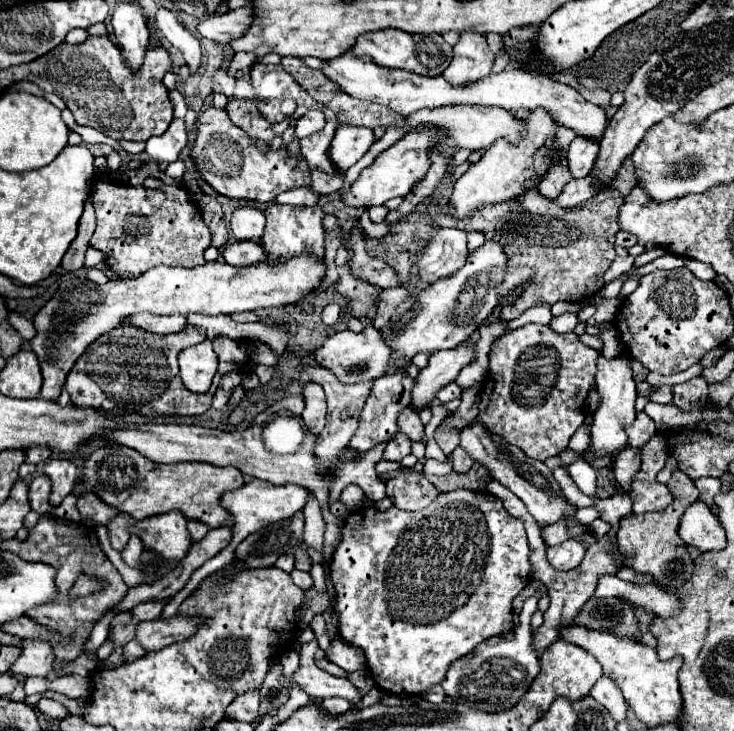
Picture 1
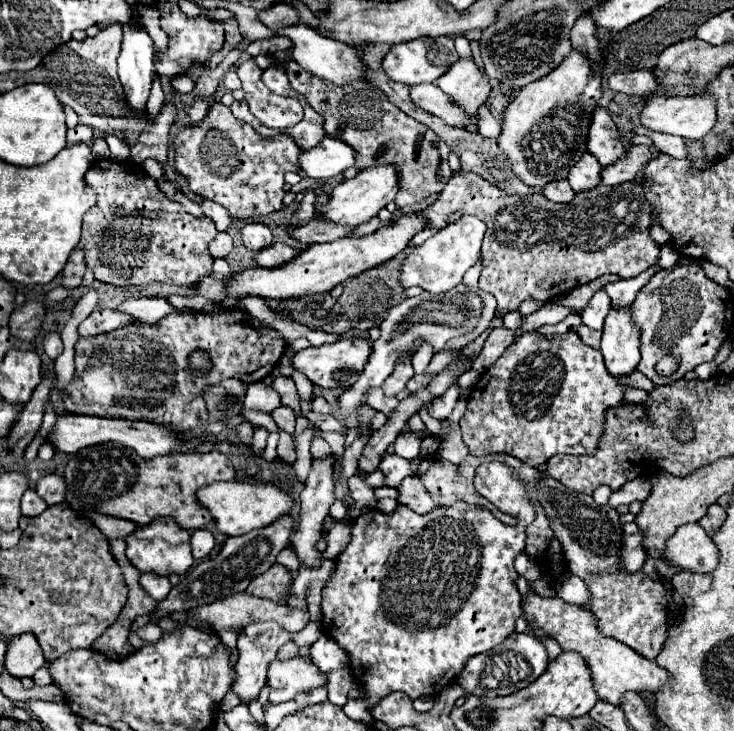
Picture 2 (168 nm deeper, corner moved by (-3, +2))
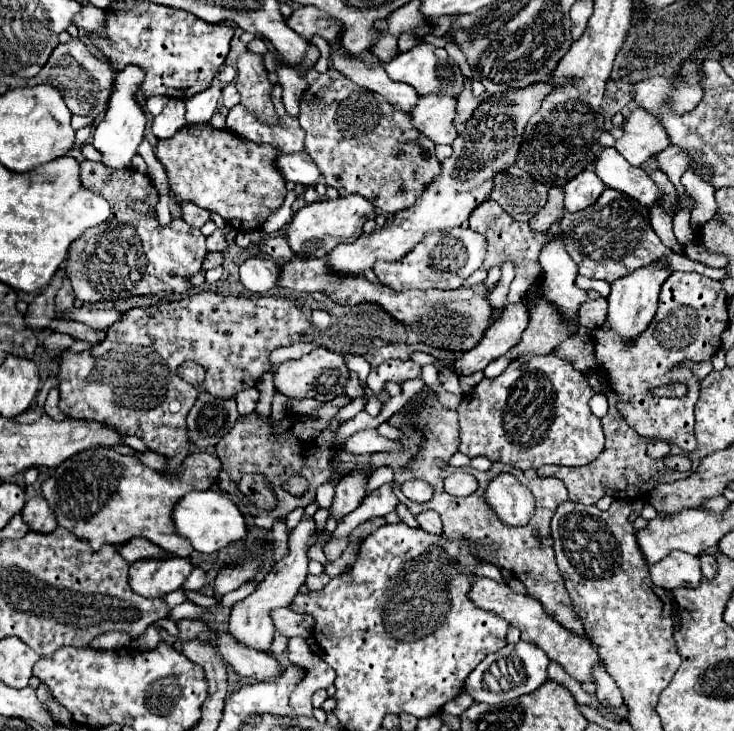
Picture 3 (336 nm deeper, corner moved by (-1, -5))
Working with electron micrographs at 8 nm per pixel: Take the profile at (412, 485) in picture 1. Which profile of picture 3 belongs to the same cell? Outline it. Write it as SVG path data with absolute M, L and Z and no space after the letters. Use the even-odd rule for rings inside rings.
M423 511L423 513L415 515L415 519L421 529L425 529L429 533L441 533L441 519L435 511Z

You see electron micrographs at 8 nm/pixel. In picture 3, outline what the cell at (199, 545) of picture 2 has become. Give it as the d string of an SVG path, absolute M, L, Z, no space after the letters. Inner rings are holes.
M195 567L195 569L191 571L191 575L189 575L189 579L185 581L183 589L199 591L203 585L205 585L205 573L203 573L203 569L201 569L201 567Z

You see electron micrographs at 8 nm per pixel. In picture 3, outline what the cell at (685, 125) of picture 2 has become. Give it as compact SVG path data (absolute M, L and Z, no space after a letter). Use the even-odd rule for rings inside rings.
M641 107L627 117L623 131L625 135L617 139L615 149L635 167L671 145L669 133L659 119Z

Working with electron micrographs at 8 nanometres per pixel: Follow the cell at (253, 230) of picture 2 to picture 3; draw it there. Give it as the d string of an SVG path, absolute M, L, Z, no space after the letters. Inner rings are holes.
M251 253L243 261L239 271L241 271L241 283L251 293L265 293L277 285L279 269L277 269L275 261L263 257L263 255Z

